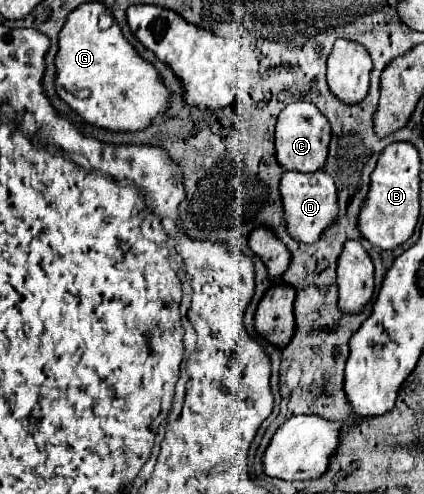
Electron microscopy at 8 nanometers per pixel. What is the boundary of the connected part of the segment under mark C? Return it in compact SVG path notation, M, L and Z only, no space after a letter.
M293 102L281 110L275 128L275 146L277 146L277 160L283 166L283 170L297 170L297 172L321 170L327 160L329 142L331 142L329 120L315 104Z

